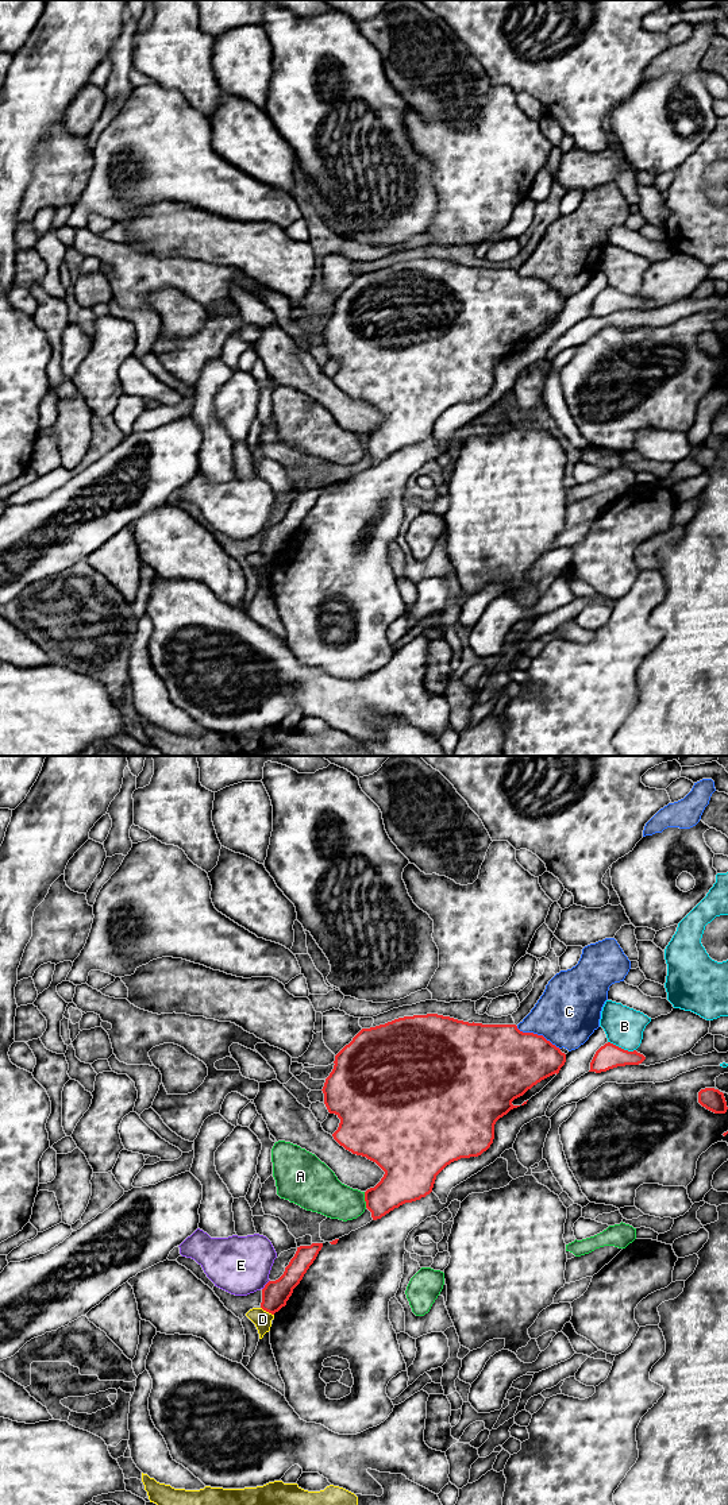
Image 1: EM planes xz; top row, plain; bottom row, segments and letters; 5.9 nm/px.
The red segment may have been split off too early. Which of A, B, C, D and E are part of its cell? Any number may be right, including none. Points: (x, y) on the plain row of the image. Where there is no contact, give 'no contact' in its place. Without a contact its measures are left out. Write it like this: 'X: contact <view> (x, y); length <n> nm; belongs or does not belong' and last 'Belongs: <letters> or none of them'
A: contact xz (365, 444); length 100 nm; does not belong
B: contact xz (620, 292); length 180 nm; does not belong
C: contact xz (536, 278); length 300 nm; does not belong
D: contact xz (268, 555); length 90 nm; does not belong
E: contact xz (265, 529); length 80 nm; does not belong
Belongs: none of them

